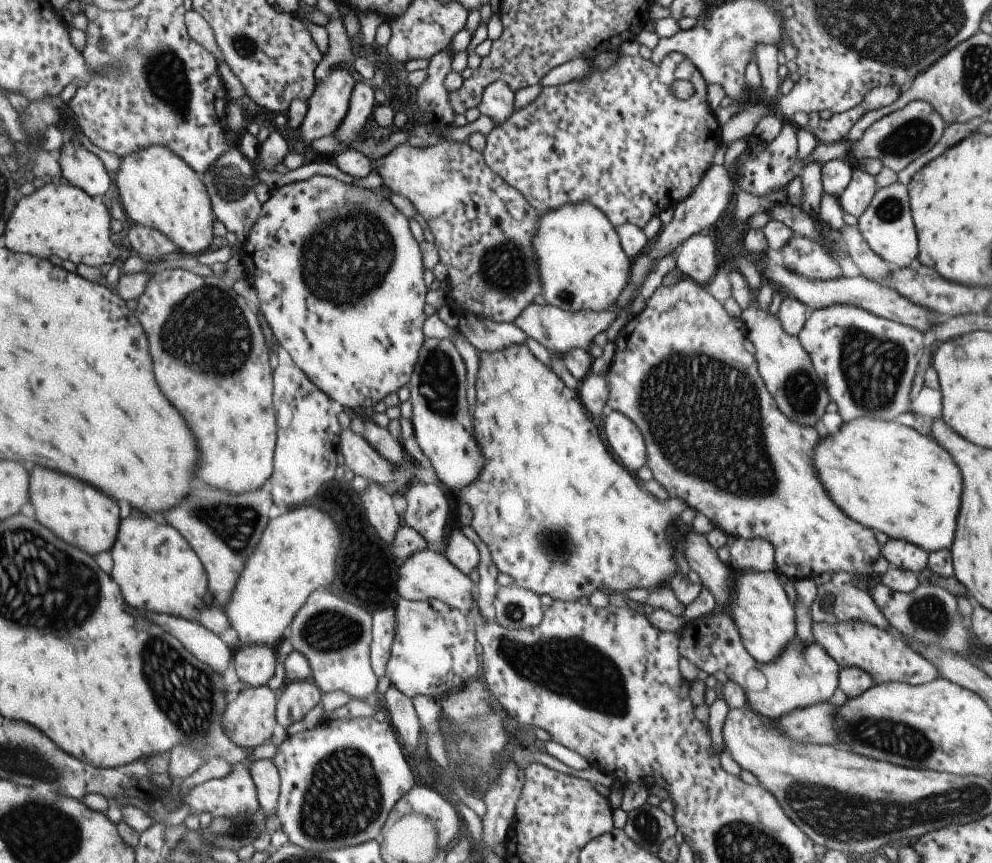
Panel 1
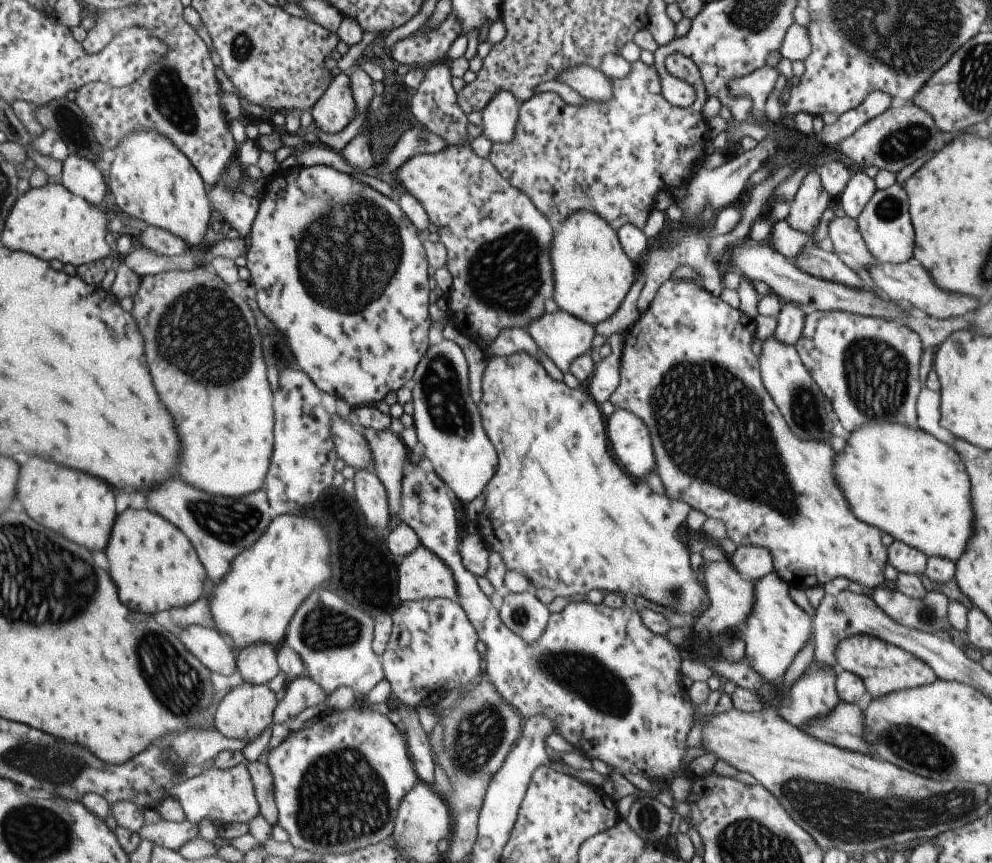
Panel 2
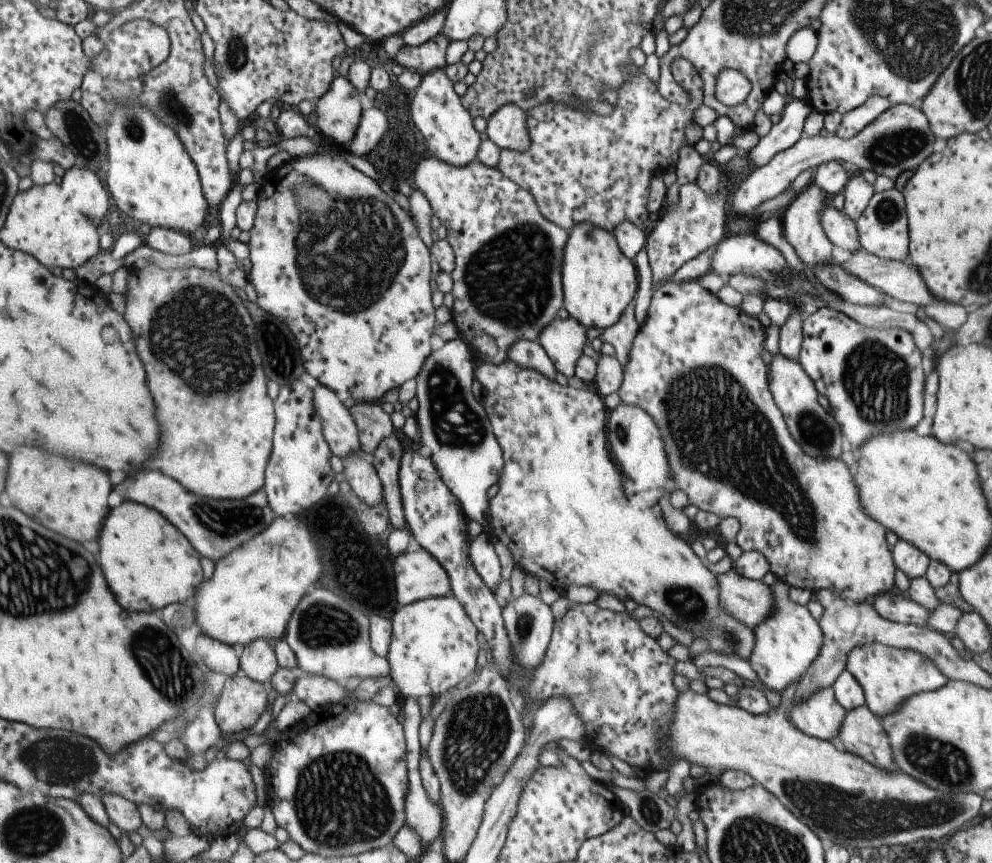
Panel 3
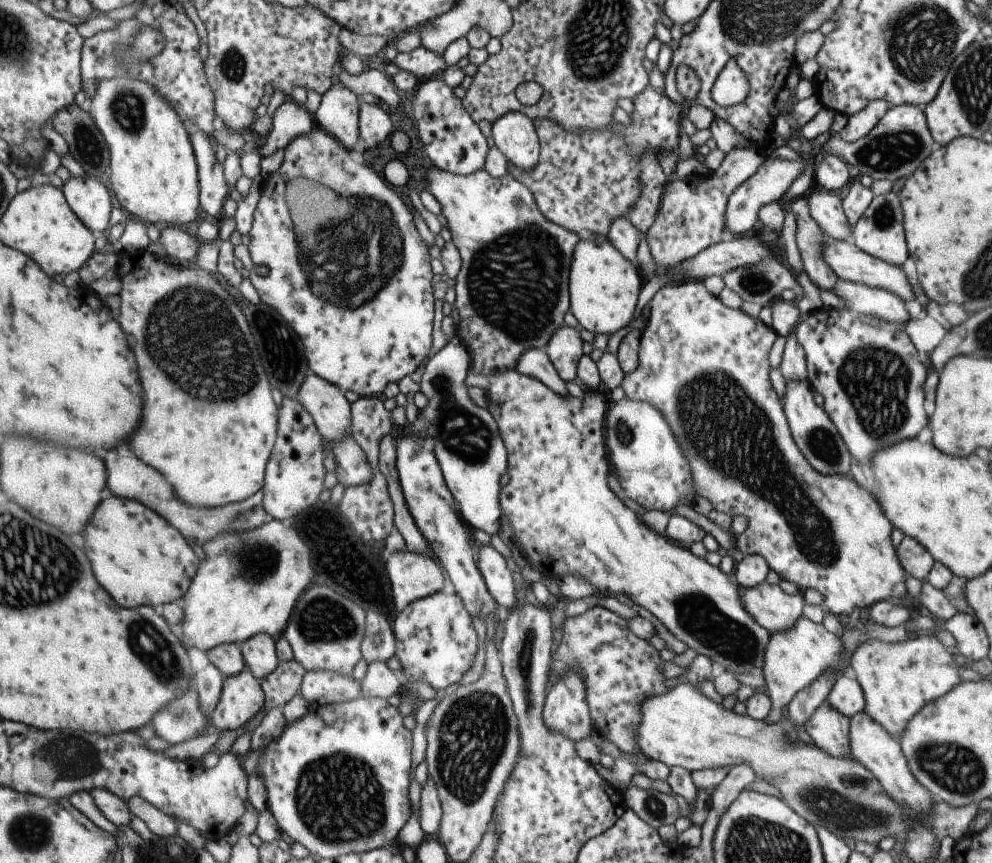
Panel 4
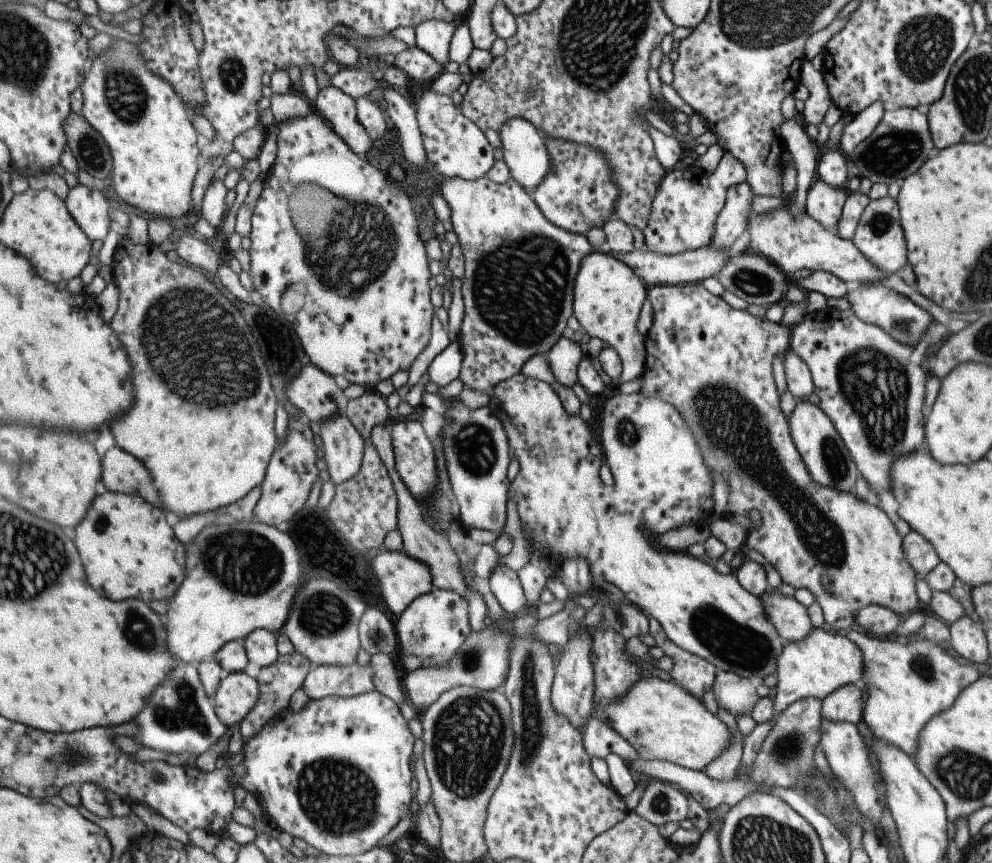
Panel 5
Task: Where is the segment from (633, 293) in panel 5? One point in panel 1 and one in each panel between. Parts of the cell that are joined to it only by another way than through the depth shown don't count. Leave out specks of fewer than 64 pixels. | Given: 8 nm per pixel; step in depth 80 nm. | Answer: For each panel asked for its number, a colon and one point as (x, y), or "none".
1: (581, 265)
2: (591, 274)
3: (597, 282)
4: (603, 287)

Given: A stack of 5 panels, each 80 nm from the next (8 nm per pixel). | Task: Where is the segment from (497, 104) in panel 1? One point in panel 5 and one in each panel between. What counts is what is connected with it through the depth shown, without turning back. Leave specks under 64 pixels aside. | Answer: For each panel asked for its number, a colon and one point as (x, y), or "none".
2: (499, 115)
3: (505, 127)
4: (513, 134)
5: (522, 147)

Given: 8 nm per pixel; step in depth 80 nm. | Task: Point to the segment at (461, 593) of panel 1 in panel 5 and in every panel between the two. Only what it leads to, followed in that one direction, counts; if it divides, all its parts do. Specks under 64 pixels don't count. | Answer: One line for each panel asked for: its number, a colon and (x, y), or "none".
2: (420, 575)
3: (417, 575)
4: (410, 575)
5: (401, 578)

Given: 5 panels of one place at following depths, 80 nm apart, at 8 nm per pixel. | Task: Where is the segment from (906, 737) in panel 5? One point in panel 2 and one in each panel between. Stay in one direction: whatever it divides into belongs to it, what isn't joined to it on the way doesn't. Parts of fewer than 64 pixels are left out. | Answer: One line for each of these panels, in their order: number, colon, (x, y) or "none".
2: (883, 667)
3: (887, 675)
4: (897, 680)

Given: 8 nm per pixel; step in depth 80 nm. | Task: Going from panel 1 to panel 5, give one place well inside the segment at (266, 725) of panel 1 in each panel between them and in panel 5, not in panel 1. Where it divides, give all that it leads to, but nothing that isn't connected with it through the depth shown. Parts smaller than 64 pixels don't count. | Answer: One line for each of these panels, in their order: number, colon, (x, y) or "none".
2: (244, 713)
3: (242, 701)
4: (242, 695)
5: (238, 694)

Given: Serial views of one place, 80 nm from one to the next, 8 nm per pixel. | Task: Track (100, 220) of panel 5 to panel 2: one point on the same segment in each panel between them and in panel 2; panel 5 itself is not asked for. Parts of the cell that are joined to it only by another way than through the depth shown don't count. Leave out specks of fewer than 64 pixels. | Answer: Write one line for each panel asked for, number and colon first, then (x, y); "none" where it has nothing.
2: (79, 174)
3: (81, 183)
4: (90, 199)

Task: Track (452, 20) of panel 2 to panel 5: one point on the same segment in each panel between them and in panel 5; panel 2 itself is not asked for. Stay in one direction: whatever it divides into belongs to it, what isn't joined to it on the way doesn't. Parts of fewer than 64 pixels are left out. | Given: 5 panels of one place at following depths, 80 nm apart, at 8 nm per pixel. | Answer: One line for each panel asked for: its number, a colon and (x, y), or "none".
3: (429, 56)
4: (423, 64)
5: (416, 64)

